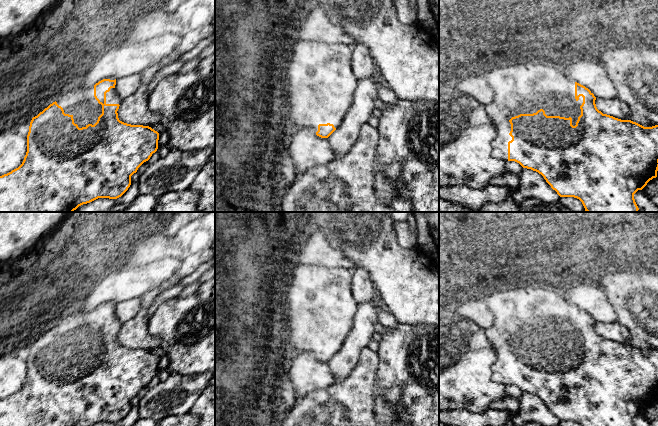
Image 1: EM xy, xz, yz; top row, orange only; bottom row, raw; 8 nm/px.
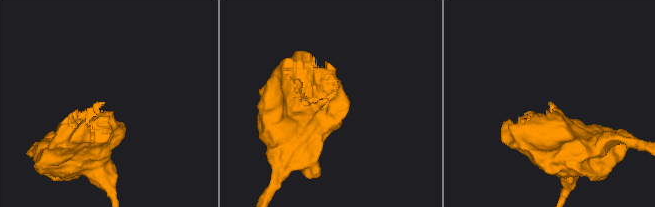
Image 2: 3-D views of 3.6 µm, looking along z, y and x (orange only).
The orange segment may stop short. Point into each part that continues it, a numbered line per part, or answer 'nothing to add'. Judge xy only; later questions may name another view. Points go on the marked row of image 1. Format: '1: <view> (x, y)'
1: xy (81, 103)

